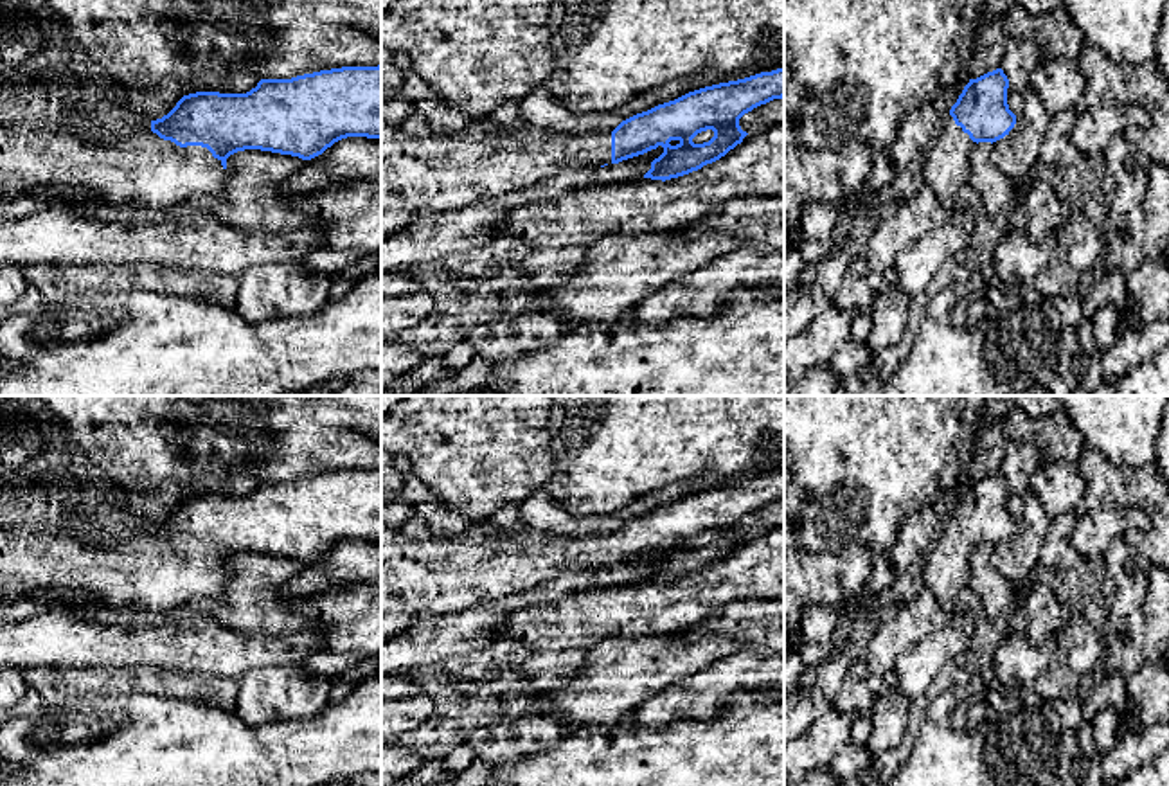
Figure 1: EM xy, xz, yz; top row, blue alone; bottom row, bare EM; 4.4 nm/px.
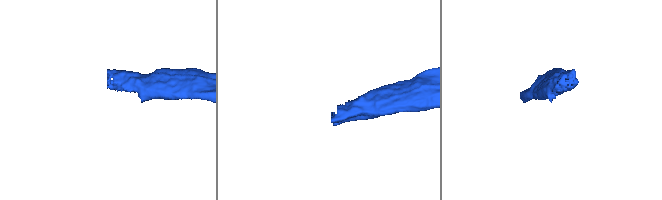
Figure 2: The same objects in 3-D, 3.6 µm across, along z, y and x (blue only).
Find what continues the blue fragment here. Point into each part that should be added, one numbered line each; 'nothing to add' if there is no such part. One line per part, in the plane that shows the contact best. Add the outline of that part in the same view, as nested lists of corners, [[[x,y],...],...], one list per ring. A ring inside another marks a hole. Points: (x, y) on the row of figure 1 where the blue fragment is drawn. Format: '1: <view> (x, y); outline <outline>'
1: xy (38, 166); outline [[[140,115],[131,131],[85,138],[74,131],[31,124],[0,122],[0,219],[31,214],[38,205],[58,203],[85,192],[110,203],[142,209],[205,205],[223,194],[227,173],[207,147],[180,147],[151,131],[151,119]]]

